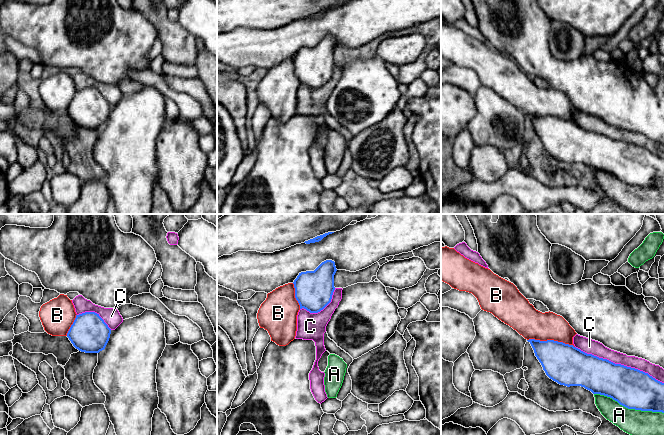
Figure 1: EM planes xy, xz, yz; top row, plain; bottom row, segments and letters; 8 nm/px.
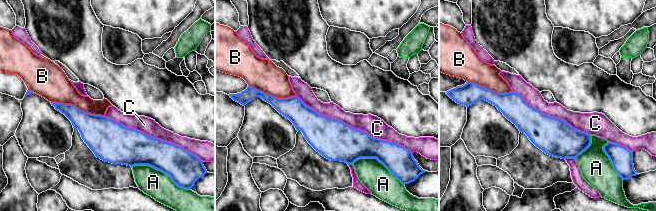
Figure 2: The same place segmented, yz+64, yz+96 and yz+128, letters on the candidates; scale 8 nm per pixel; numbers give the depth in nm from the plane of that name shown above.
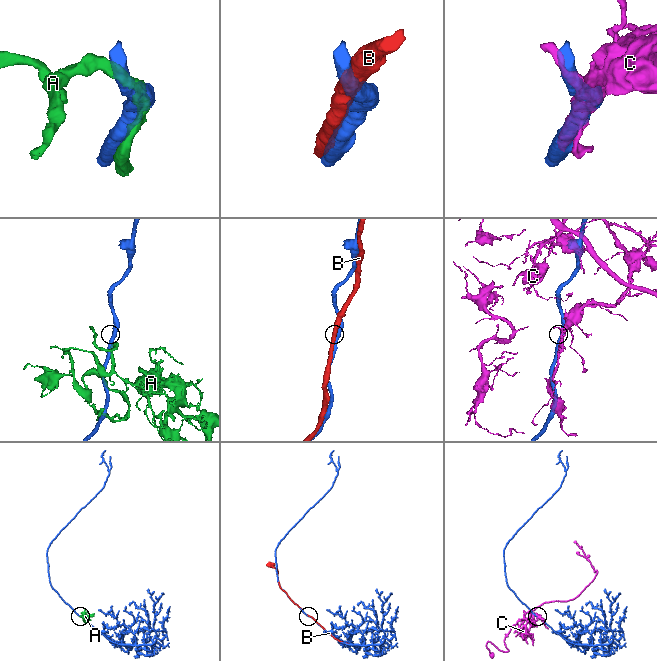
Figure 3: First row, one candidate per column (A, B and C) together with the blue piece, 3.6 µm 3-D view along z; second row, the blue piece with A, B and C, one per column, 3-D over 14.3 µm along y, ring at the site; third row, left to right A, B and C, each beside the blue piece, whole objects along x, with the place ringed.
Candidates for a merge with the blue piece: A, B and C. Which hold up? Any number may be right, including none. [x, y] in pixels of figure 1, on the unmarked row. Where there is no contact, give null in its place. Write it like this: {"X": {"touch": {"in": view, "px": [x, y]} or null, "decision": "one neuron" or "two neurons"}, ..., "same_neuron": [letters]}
{"A": {"touch": {"in": "yz", "px": [629, 184]}, "decision": "two neurons"}, "B": {"touch": {"in": "yz", "px": [551, 116]}, "decision": "one neuron"}, "C": {"touch": {"in": "yz", "px": [619, 140]}, "decision": "two neurons"}, "same_neuron": ["B"]}

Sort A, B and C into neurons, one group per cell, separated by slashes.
A / B / C

